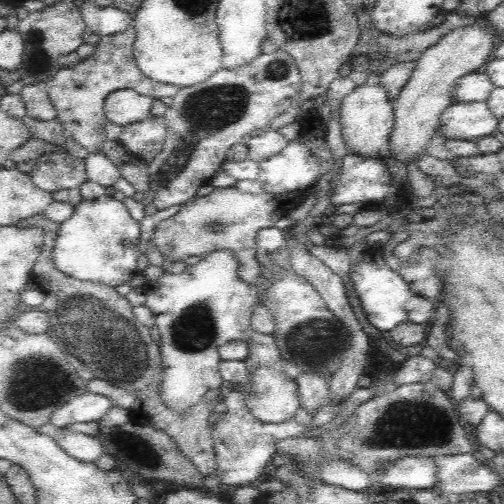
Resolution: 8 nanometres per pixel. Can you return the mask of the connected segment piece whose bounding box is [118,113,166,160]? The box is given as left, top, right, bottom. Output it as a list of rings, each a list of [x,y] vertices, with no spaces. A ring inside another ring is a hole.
[[[150,113],[145,120],[124,127],[118,140],[126,147],[126,151],[142,157],[143,160],[148,147],[154,142],[162,141],[164,136],[166,136],[166,121]]]

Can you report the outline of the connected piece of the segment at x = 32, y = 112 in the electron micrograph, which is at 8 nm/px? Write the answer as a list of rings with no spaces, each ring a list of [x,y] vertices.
[[[41,80],[38,84],[24,85],[19,95],[30,117],[42,121],[56,119],[56,109],[48,96],[45,80]]]

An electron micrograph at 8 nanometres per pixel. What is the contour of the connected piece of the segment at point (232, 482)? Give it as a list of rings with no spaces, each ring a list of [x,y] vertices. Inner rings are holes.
[[[231,387],[231,391],[224,397],[226,412],[220,414],[218,421],[212,428],[214,450],[217,458],[216,475],[222,484],[226,486],[244,486],[248,482],[256,482],[262,475],[264,466],[272,461],[276,453],[276,444],[280,440],[296,438],[309,434],[309,426],[299,424],[294,418],[282,423],[265,423],[252,415],[248,409],[244,393],[237,387]]]

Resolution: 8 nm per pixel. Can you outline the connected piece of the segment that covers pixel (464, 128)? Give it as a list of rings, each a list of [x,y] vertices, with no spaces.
[[[472,102],[468,104],[451,103],[440,113],[437,134],[448,140],[478,140],[497,131],[499,120],[488,108],[487,102]]]

